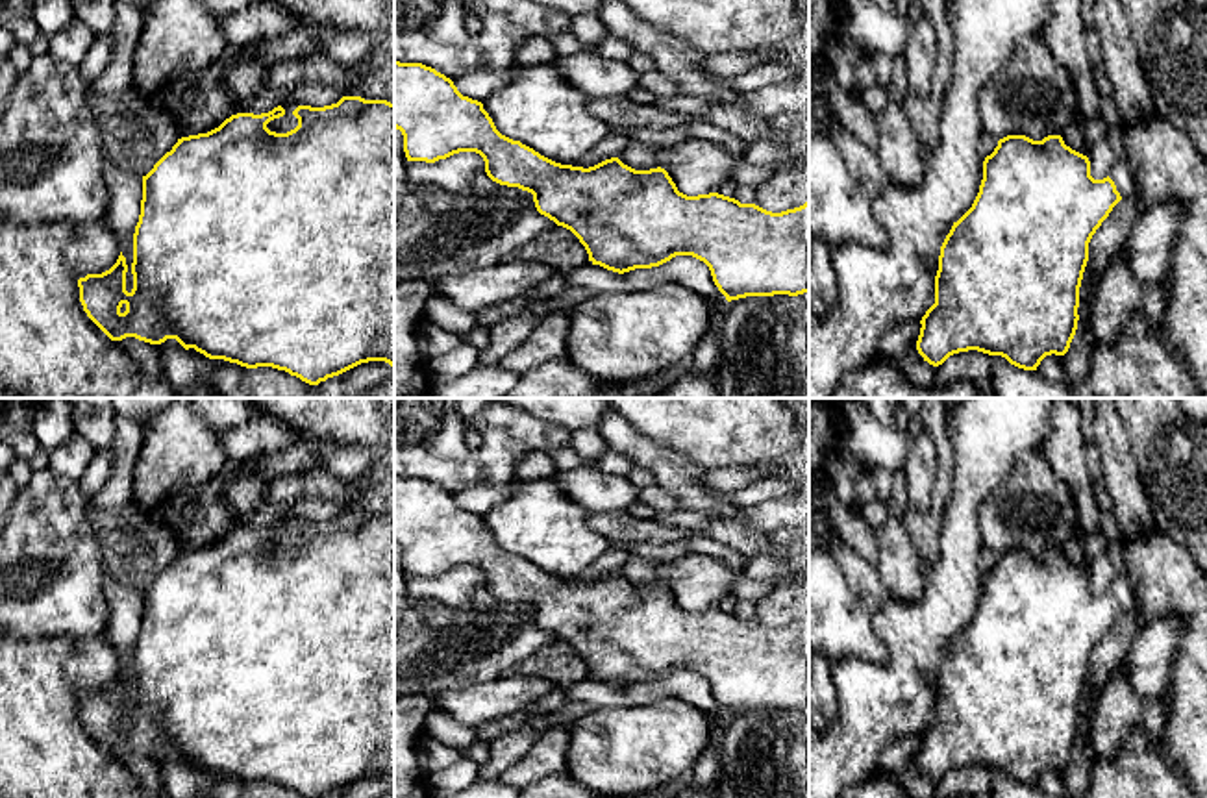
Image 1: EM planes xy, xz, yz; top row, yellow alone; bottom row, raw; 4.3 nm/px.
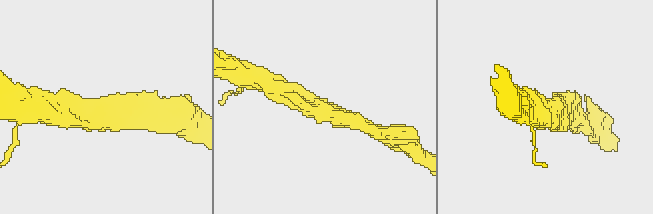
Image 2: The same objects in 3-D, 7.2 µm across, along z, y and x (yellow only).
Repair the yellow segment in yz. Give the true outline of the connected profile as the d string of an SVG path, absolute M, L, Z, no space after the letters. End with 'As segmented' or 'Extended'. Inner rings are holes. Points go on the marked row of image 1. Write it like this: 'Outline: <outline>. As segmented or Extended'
Outline: M1061 135L1000 139L983 161L972 207L940 246L935 304L922 317L916 341L924 361L939 367L953 354L977 350L1037 370L1046 355L1064 355L1077 330L1089 243L1113 207L1137 191L1126 156L1113 163L1107 178L1094 180L1089 157L1066 146Z. Extended

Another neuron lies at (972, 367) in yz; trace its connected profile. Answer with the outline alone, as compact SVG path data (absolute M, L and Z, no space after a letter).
M977 350L959 352L935 367L937 387L953 383L972 383L981 393L992 391L990 355Z

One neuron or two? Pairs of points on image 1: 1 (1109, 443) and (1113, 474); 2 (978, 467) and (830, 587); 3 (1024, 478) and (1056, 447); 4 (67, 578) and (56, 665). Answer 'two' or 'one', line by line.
1: one
2: two
3: two
4: two

